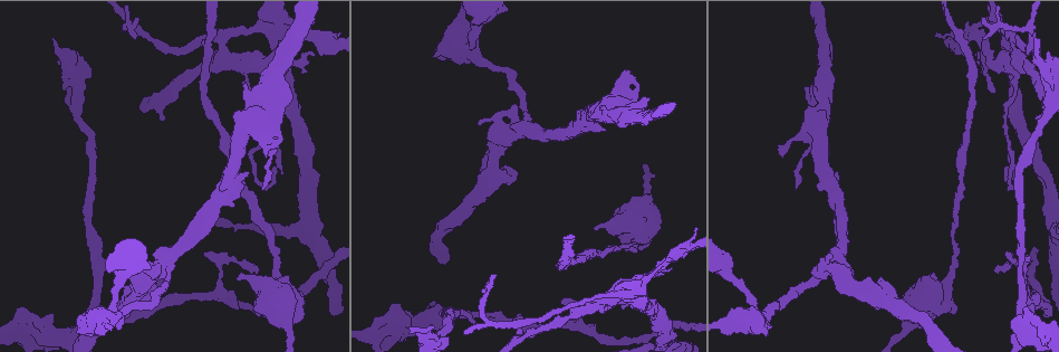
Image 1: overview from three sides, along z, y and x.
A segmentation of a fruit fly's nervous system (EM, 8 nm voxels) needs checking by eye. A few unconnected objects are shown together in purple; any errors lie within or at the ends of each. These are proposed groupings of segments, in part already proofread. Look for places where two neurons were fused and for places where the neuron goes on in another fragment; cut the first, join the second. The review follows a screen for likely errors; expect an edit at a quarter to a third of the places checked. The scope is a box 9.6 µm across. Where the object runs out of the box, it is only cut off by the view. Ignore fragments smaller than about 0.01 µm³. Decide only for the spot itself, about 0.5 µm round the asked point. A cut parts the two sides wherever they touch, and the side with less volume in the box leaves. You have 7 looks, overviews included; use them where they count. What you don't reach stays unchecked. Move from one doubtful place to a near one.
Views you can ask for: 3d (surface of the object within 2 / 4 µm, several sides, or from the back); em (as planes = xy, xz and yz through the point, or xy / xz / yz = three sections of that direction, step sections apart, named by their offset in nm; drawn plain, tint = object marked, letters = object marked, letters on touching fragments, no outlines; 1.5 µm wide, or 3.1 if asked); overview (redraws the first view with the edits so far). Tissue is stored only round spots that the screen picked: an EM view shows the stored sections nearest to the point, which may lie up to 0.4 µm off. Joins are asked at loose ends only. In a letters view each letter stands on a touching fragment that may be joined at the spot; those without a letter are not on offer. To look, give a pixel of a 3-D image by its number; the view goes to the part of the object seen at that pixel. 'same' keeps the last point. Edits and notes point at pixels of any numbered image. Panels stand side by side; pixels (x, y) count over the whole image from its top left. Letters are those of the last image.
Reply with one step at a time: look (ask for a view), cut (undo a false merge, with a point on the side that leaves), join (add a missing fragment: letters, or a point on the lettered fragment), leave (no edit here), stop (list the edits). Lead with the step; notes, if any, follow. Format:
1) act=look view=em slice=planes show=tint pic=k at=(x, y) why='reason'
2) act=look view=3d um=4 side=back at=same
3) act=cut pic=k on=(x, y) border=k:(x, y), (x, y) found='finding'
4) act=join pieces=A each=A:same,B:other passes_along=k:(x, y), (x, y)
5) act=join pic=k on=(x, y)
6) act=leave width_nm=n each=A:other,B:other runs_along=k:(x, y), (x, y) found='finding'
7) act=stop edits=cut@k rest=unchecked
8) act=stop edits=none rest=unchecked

act=look view=3d um=2 pic=1 at=(1027, 255) why='thin end'

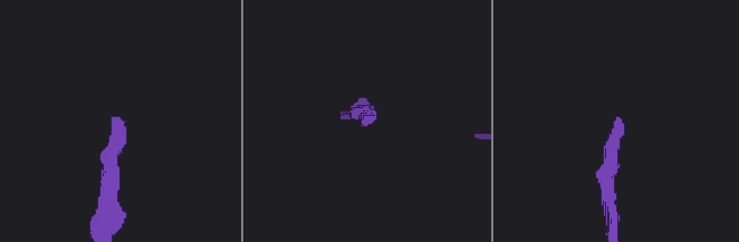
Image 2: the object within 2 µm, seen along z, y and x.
act=look view=em slice=xz step=4 show=tint pic=2 at=(620, 117)

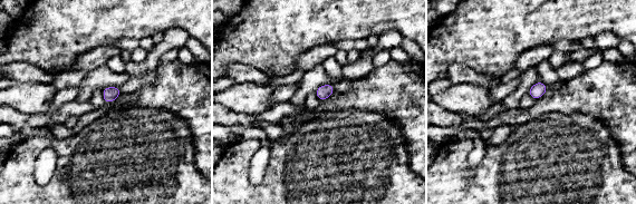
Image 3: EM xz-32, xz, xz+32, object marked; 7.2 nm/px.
act=look view=em slice=planes show=letters at=same why='cut it another way'

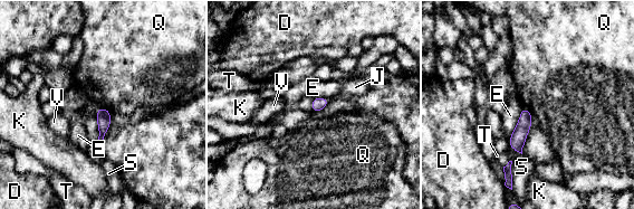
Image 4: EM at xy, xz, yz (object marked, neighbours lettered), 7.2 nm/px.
act=leave width_nm=100 each=D:other,E:other,J:other,K:other,Q:other,S:other,T:other,V:other border=4:(98, 106), (112, 112) found='none of them fits'

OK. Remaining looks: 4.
act=look view=em slice=yz step=8 show=tint pic=1 at=(1007, 182) why='touches itself'

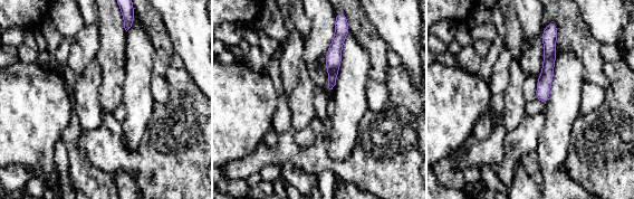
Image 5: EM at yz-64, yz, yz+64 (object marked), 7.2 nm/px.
act=look view=em slice=planes show=letters at=same

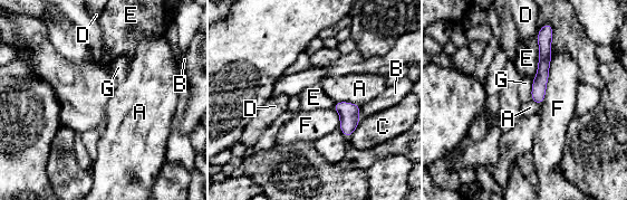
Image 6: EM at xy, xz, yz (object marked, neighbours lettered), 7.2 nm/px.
act=leave longest_contact=F:360nm each=A:other,B:other,C:other,D:other,E:other,F:other,G:other runs_along=6:(544, 35), (539, 101) found='all the same neuron'

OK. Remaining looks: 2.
act=look view=em slice=yz step=4 show=letters pic=1 at=(983, 37) why='free end'

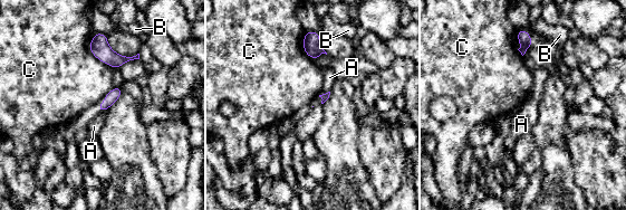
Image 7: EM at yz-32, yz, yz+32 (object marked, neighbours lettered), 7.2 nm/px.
act=look view=em slice=planes show=letters at=same why='cut it another way'

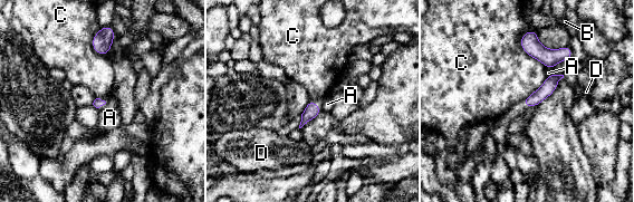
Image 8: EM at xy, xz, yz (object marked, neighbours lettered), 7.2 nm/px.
act=leave each=A:other,B:other,C:other,D:other border=8:(524, 32), (520, 47), (546, 66) found='none of them fits'

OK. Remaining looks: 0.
act=stop edits=none rest=unchecked

